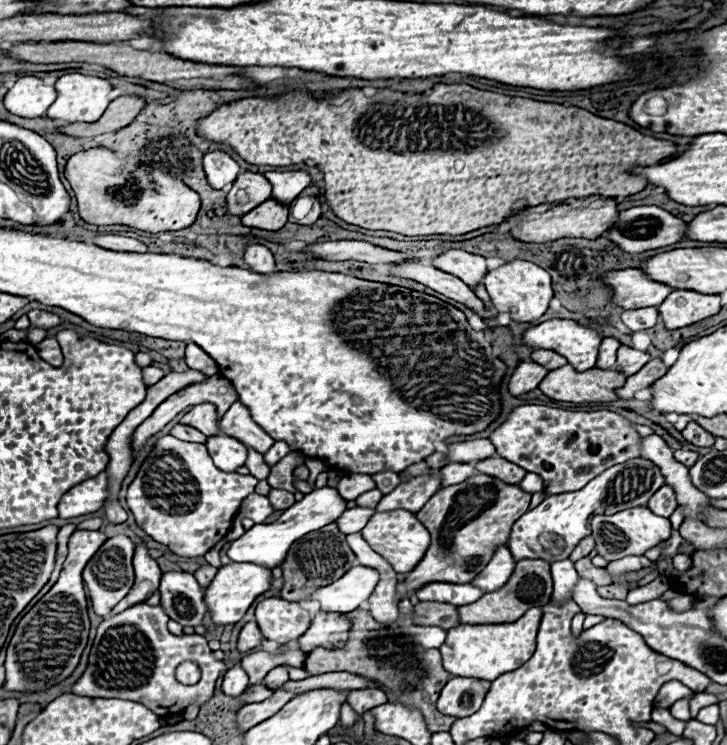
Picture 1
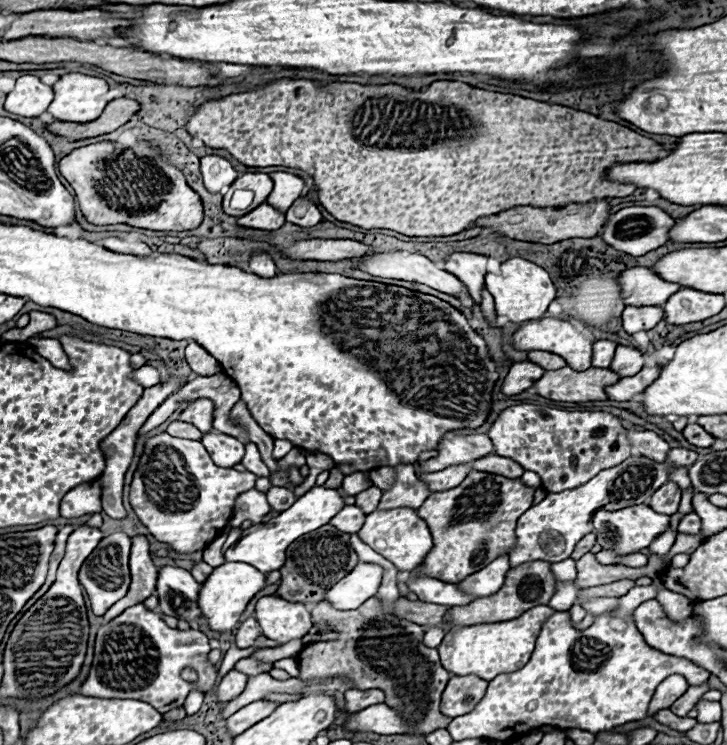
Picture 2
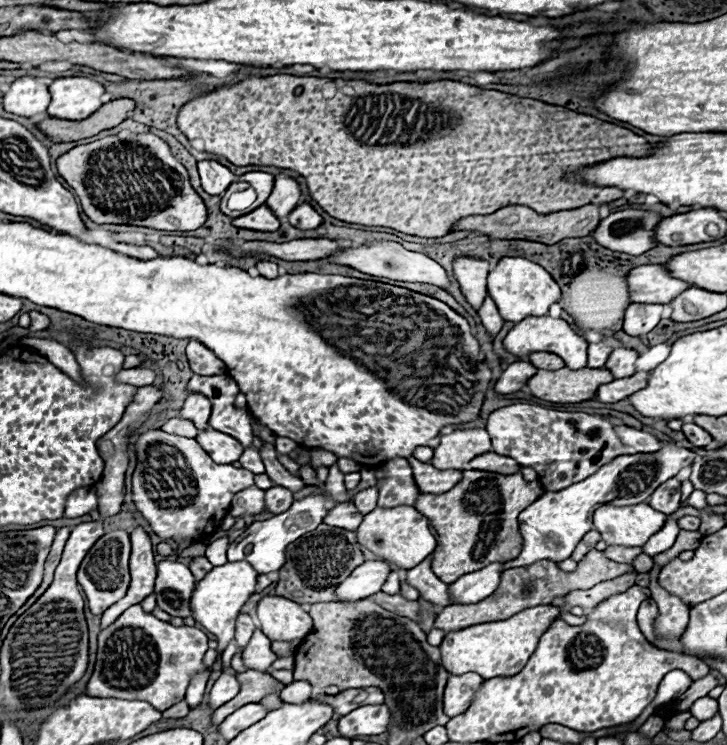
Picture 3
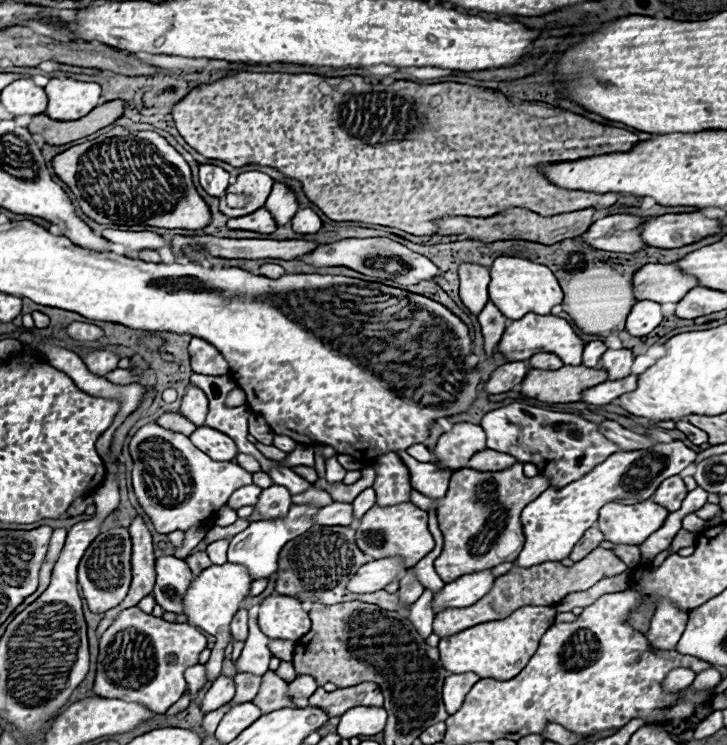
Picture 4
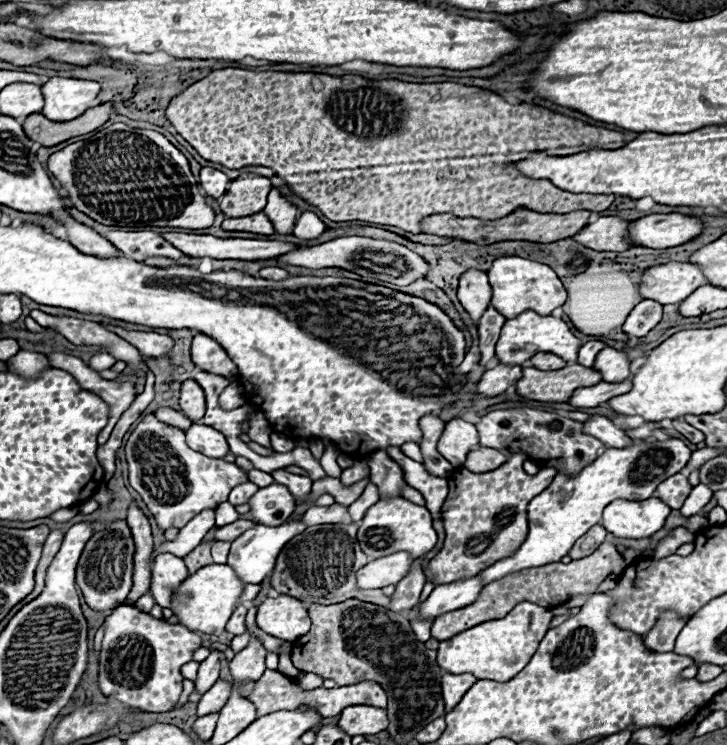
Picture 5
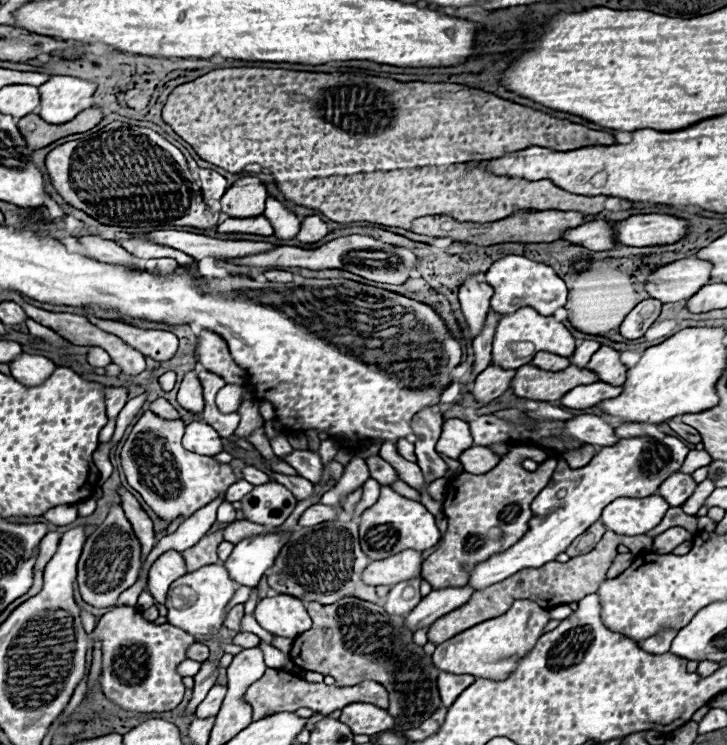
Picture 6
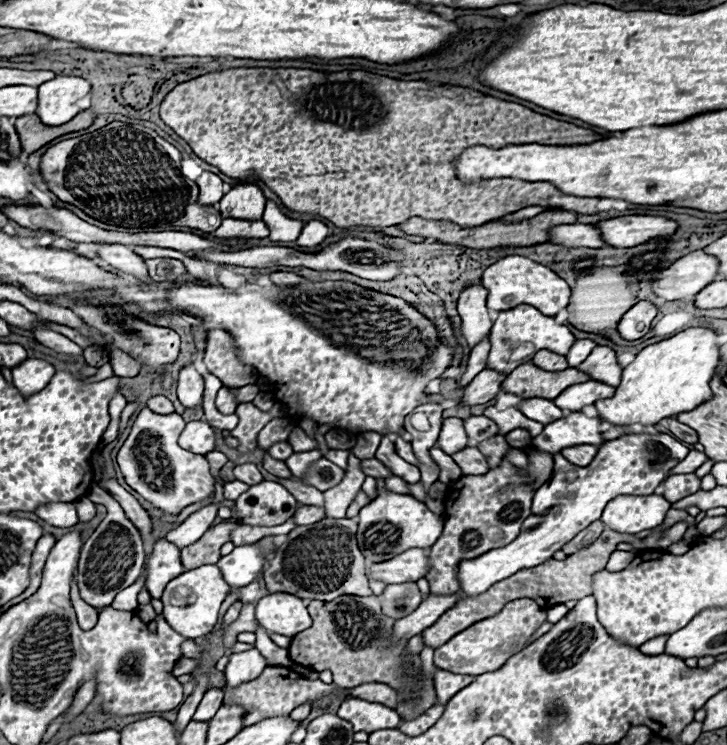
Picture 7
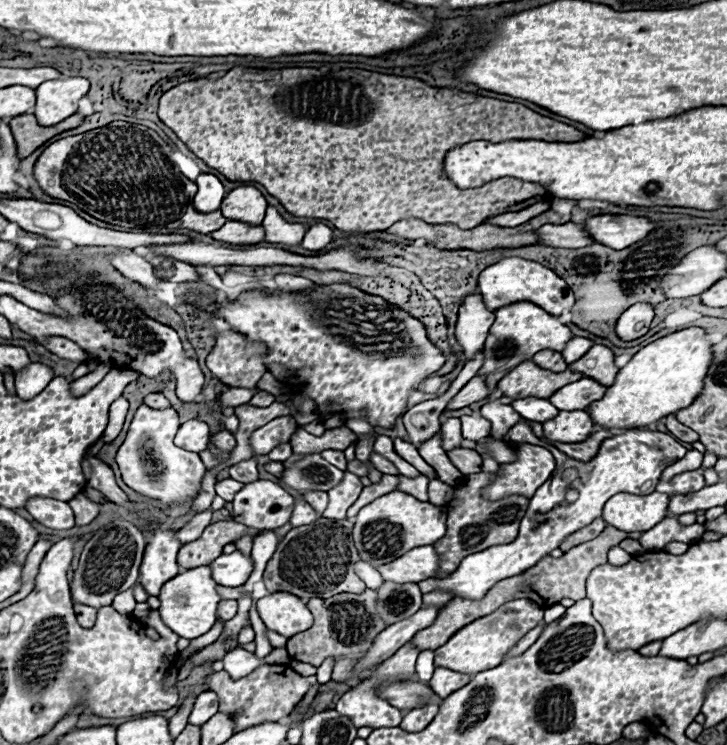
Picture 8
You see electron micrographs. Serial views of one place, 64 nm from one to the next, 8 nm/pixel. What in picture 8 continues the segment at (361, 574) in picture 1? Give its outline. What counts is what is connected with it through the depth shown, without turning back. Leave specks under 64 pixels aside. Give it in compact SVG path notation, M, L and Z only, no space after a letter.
M432 544L412 548L392 564L378 566L378 572L384 580L396 582L420 582L426 578L434 578L440 568L440 554Z

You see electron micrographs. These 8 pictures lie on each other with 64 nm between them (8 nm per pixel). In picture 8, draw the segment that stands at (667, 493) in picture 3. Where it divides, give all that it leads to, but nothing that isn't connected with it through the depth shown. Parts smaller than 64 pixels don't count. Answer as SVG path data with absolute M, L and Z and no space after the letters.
M690 470L682 472L680 476L674 476L670 484L672 484L672 496L674 492L696 492L704 488L704 476L700 470Z

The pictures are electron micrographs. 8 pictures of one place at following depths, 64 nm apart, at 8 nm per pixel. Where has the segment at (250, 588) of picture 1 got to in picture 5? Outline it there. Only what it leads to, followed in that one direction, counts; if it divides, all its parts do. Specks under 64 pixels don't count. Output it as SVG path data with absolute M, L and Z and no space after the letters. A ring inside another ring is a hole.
M210 564L200 568L198 572L190 574L172 594L172 612L178 618L178 624L182 622L198 622L198 630L204 634L222 634L224 626L228 622L228 616L232 614L232 608L236 608L238 598L242 594L244 584L236 580L236 574L228 564ZM212 652L212 664L200 664L200 670L198 670L196 692L198 692L200 696L202 696L204 692L208 692L208 688L212 688L212 684L216 684L216 680L218 680L218 670L220 670L218 652Z

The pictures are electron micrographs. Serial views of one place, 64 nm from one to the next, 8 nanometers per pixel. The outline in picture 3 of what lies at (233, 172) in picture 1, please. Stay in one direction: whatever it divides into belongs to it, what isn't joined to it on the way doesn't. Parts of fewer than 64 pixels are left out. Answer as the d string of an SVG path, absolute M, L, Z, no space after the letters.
M214 160L198 162L198 172L200 172L202 188L212 196L222 196L234 178L234 174L226 166L222 166Z

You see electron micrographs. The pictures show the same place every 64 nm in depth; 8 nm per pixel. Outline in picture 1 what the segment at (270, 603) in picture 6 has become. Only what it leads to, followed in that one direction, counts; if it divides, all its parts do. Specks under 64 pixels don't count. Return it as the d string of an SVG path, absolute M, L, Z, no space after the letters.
M266 598L256 606L256 622L264 638L286 644L300 638L310 628L310 614L298 602Z

